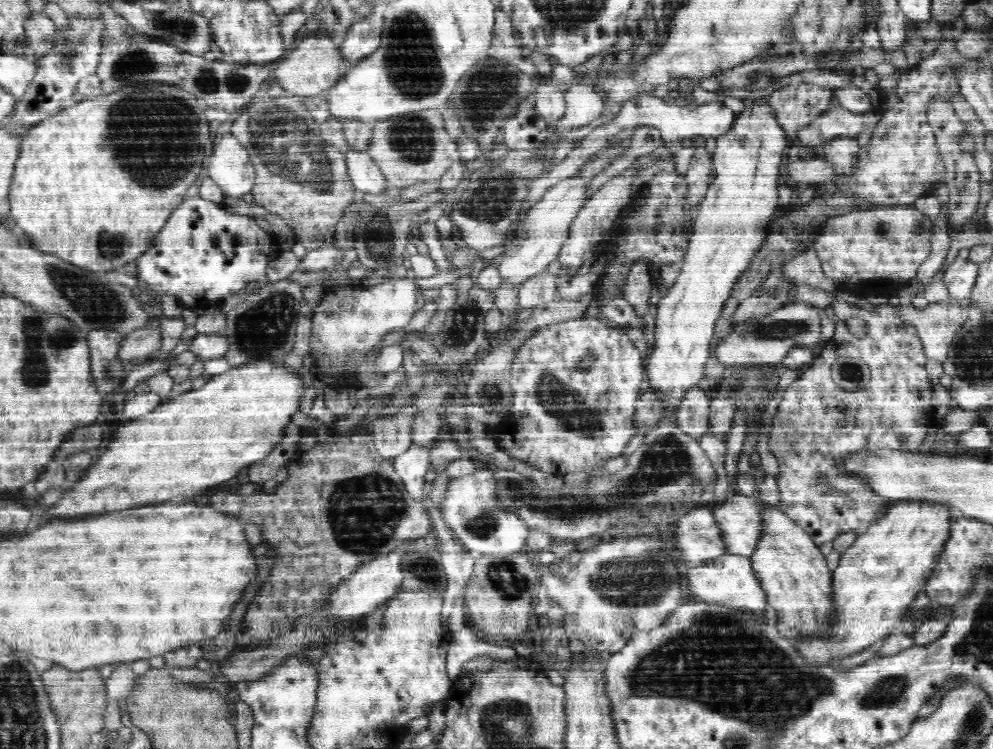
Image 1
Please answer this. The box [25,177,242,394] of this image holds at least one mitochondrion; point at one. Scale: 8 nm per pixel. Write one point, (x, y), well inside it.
(91, 300)

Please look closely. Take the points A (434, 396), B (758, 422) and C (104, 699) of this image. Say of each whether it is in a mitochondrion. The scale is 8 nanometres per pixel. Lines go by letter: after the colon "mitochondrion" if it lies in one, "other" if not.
A: mitochondrion
B: other
C: other

